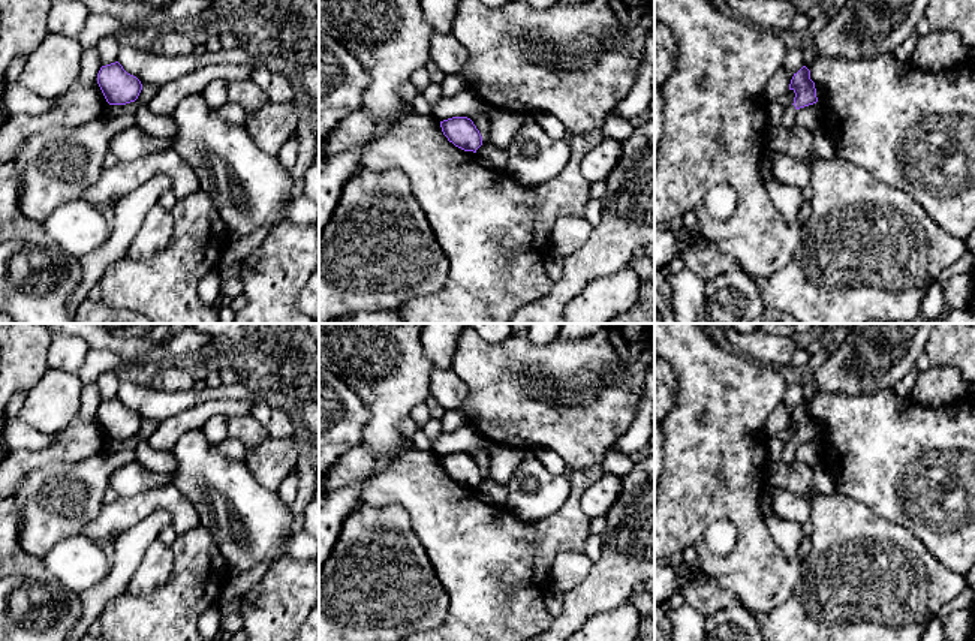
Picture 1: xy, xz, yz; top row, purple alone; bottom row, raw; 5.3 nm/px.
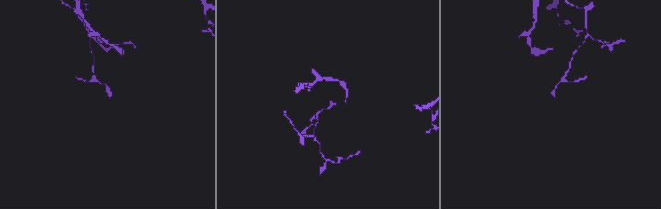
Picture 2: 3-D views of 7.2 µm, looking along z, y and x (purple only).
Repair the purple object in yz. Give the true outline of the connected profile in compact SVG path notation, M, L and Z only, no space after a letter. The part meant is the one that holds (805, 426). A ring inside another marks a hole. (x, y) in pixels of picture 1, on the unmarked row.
M803 401L794 409L789 425L795 428L794 439L783 445L780 461L785 464L795 463L795 446L818 437L815 418L810 415L810 406Z

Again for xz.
M452 452L440 457L443 470L455 482L464 487L473 487L482 481L482 472L473 457L467 452Z

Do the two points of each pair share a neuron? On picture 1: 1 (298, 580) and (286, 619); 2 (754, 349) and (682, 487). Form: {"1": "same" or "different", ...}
{"1": "same", "2": "different"}

